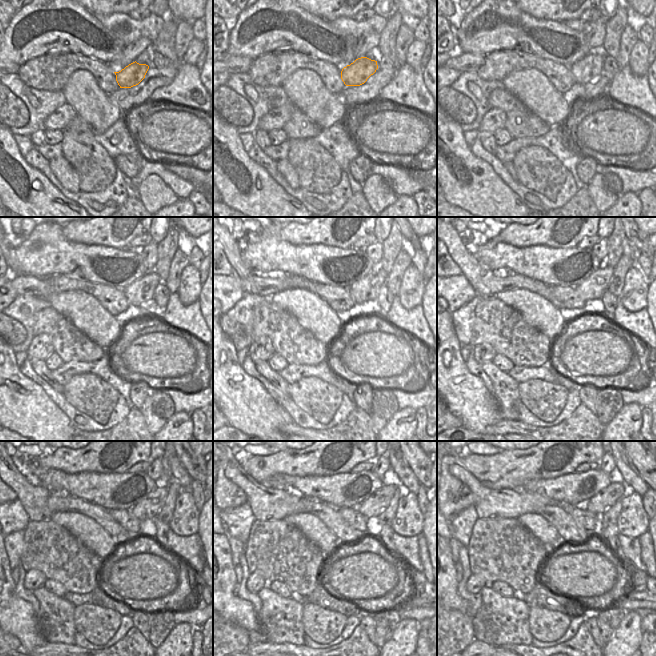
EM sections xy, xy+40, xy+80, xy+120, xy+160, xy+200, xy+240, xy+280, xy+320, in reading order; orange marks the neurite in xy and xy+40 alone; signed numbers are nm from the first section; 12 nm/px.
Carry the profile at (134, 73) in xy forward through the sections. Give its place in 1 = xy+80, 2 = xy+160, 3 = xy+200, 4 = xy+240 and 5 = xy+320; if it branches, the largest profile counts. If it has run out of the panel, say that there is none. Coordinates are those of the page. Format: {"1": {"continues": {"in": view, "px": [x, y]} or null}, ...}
{"1": {"continues": {"in": "xy+80", "px": [586, 68]}}, "2": {"continues": {"in": "xy+160", "px": [367, 288]}}, "3": {"continues": {"in": "xy+200", "px": [597, 283]}}, "4": {"continues": {"in": "xy+240", "px": [147, 509]}}, "5": {"continues": {"in": "xy+320", "px": [615, 491]}}}

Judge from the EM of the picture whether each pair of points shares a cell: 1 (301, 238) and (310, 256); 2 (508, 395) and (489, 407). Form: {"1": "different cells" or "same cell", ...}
{"1": "different cells", "2": "different cells"}

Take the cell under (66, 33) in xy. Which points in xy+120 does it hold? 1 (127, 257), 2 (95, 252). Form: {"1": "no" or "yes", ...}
{"1": "yes", "2": "yes"}

